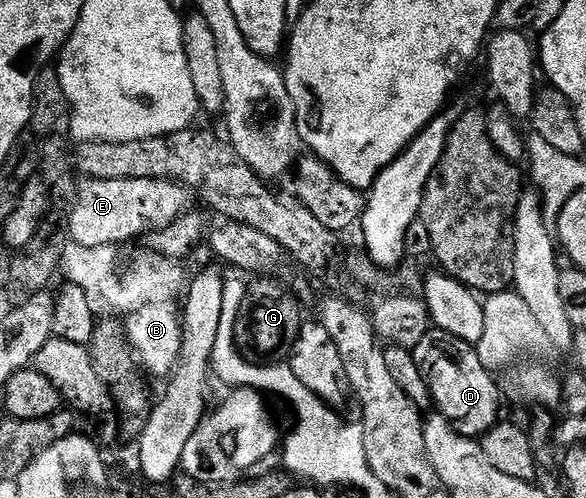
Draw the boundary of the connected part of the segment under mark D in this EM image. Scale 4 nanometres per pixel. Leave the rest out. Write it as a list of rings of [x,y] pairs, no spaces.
[[[431,328],[412,352],[415,364],[419,364],[435,399],[436,409],[453,425],[455,432],[464,438],[477,440],[497,425],[502,417],[503,390],[501,394],[493,379],[494,371],[479,360],[472,345],[453,338],[443,330]]]

